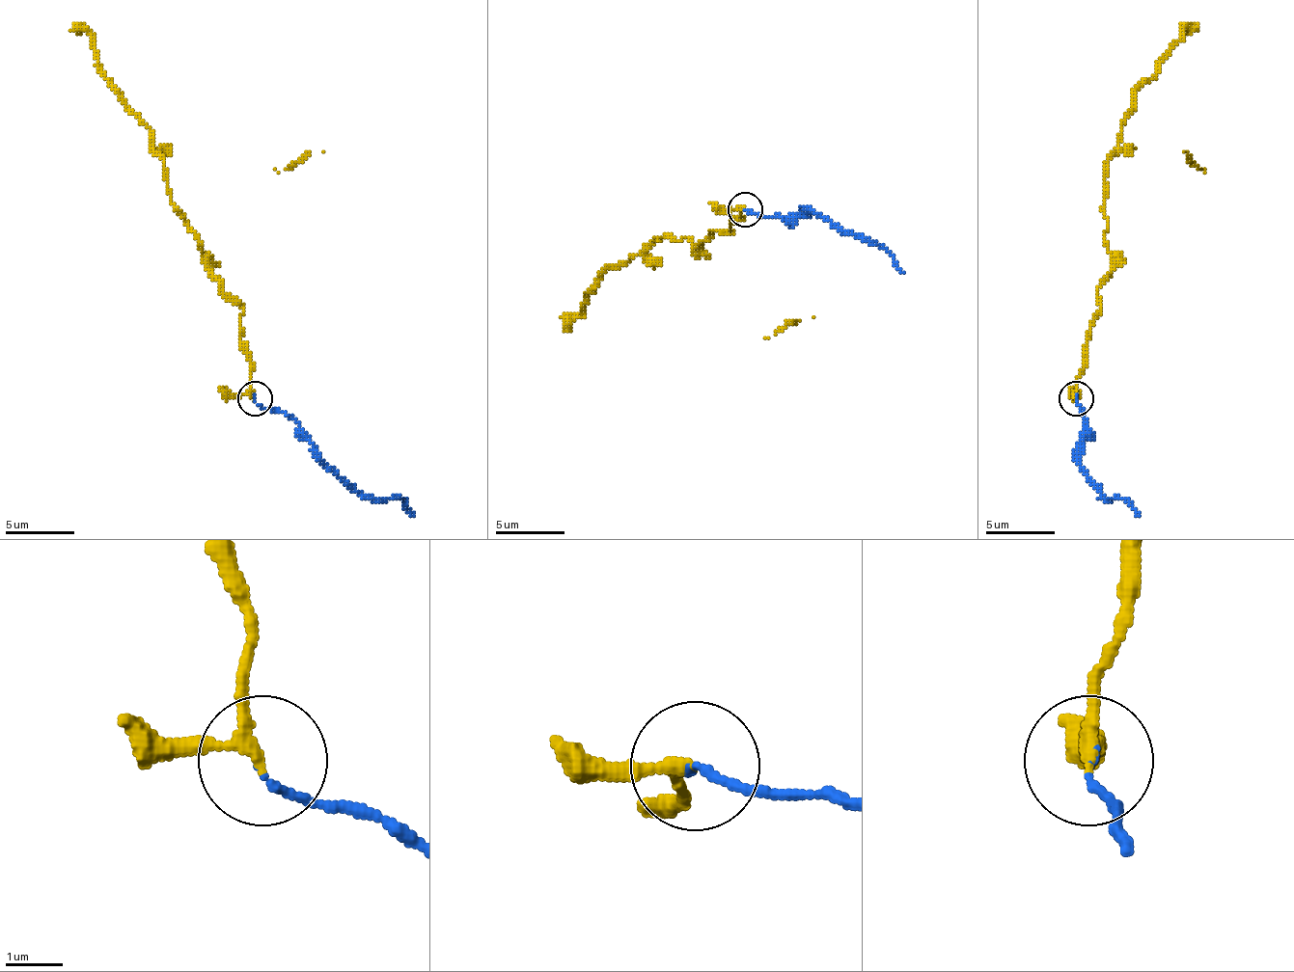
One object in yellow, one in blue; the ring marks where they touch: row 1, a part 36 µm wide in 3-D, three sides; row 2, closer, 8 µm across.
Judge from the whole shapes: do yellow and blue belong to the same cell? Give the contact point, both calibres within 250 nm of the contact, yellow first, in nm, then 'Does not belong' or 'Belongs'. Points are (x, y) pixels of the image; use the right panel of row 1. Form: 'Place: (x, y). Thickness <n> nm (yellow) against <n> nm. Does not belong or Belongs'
Place: (1076, 398). Thickness 200 nm (yellow) against 100 nm. Belongs

